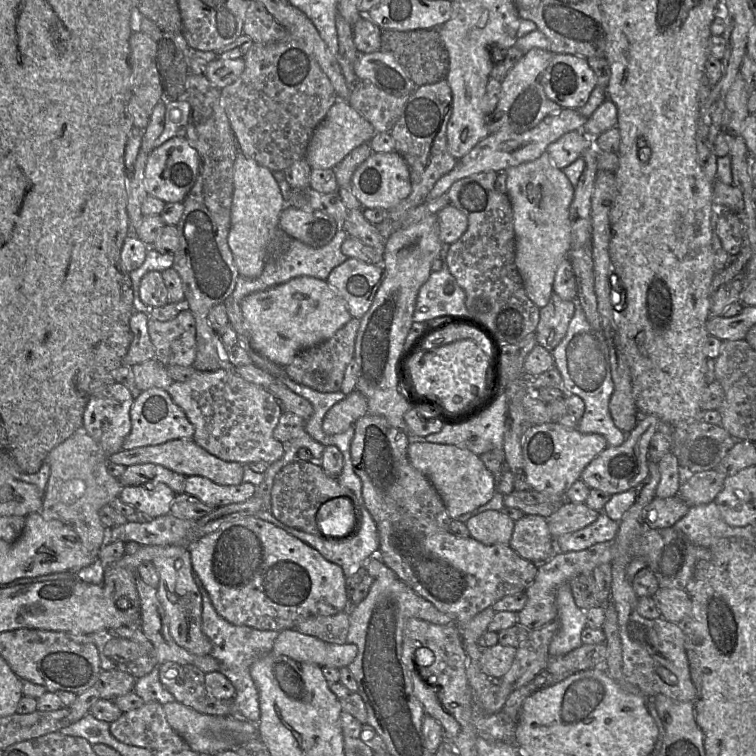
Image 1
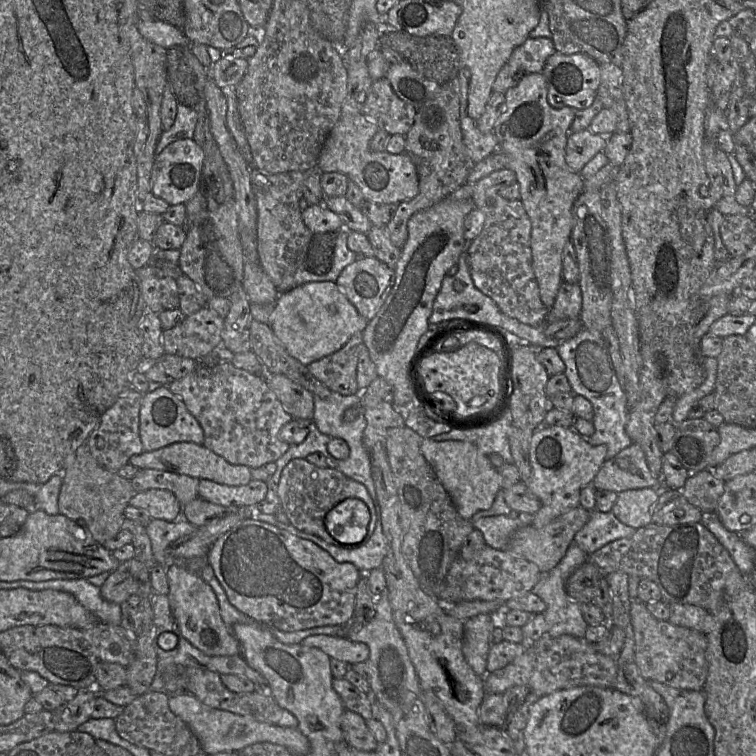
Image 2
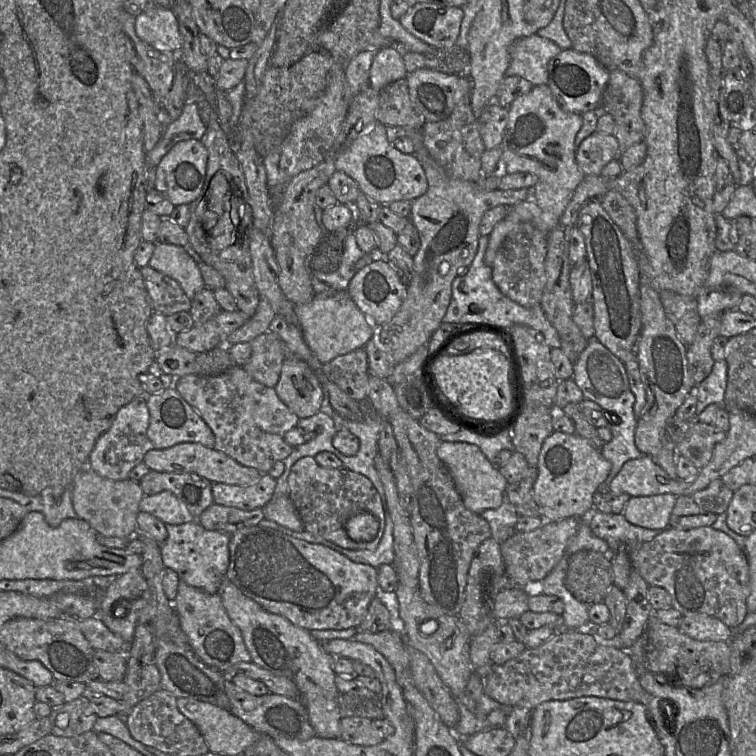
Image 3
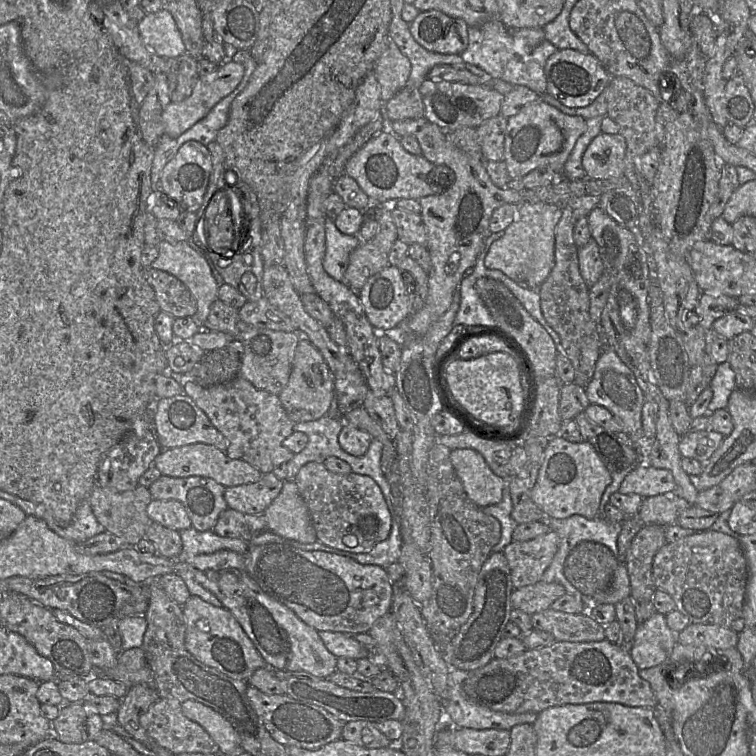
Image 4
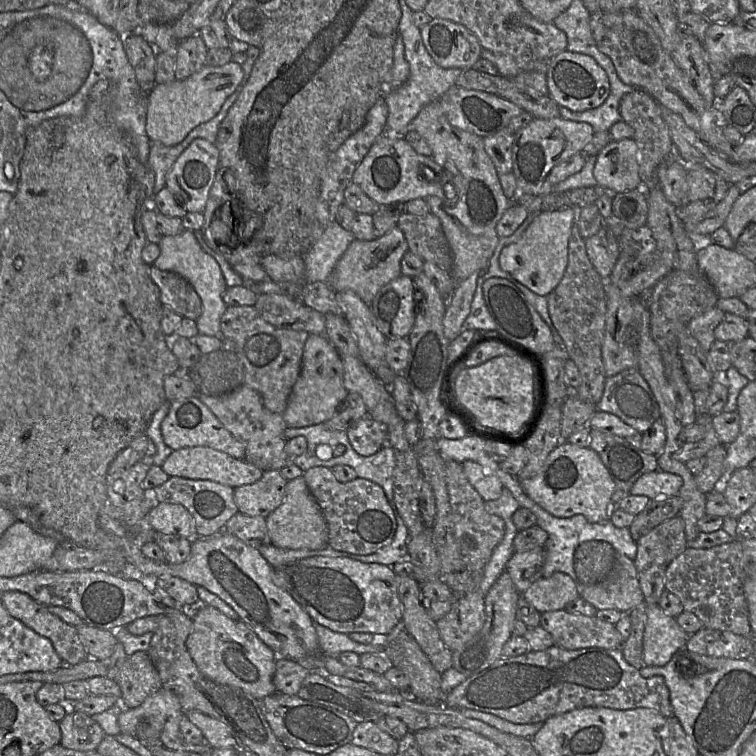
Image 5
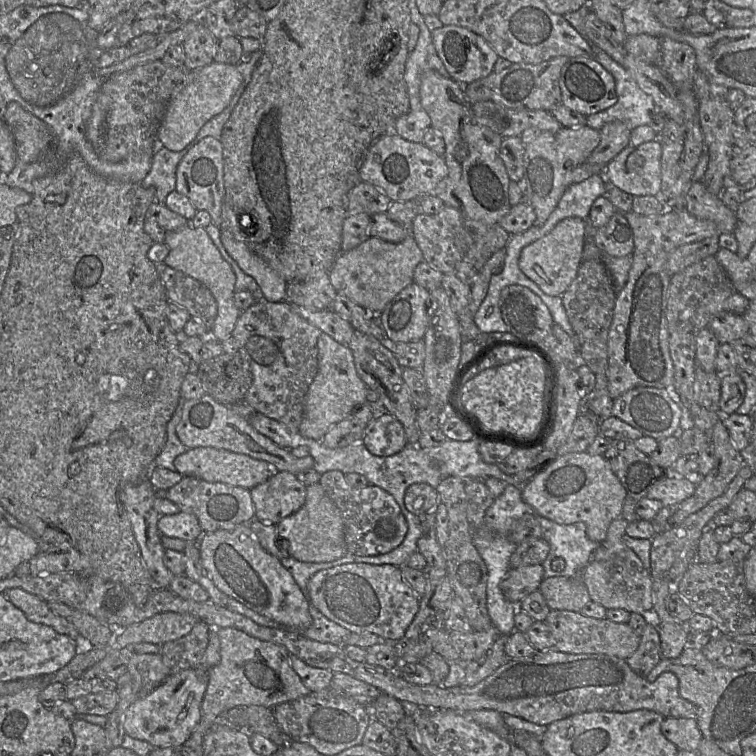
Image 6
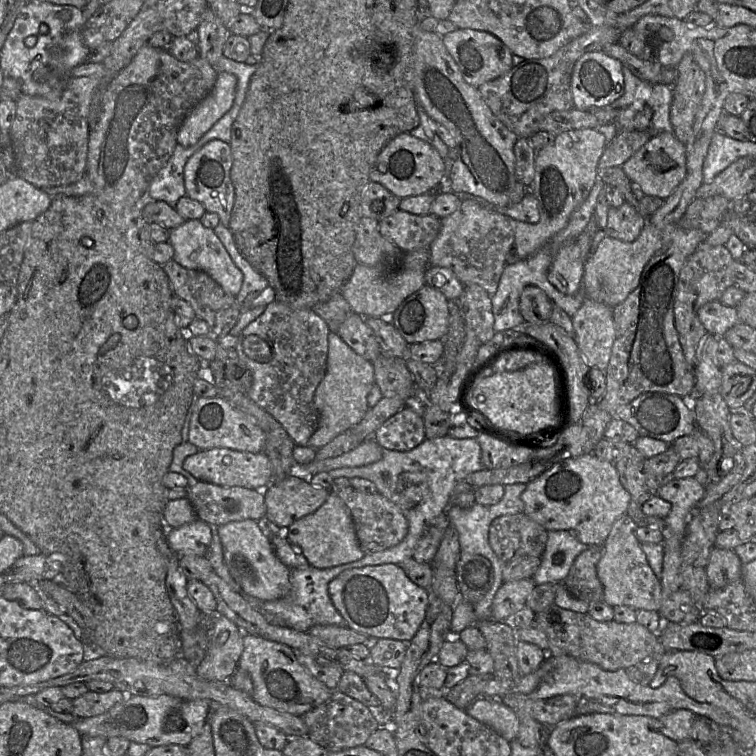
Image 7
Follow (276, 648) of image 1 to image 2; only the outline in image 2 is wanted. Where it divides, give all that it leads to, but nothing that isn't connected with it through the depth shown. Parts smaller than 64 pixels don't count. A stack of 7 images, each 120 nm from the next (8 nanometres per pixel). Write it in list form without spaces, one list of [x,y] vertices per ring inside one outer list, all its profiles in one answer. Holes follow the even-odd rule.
[[[312,635],[304,638],[301,645],[314,647],[325,652],[330,658],[349,665],[364,662],[369,658],[369,647],[362,642],[353,642],[347,637]]]

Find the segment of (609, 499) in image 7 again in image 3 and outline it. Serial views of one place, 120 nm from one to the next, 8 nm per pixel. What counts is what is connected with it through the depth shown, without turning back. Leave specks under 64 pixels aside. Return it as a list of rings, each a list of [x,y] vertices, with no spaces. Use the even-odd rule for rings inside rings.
[[[553,431],[544,440],[539,452],[537,476],[533,485],[533,499],[539,508],[540,517],[545,521],[569,517],[587,521],[587,516],[594,510],[594,494],[610,471],[610,462],[586,439],[576,433]]]

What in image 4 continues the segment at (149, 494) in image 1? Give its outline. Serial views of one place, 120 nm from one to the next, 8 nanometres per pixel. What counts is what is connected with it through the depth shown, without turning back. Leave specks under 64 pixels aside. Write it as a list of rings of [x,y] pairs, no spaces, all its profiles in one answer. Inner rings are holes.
[[[152,499],[147,506],[147,515],[151,522],[159,523],[176,531],[187,529],[192,526],[183,504],[174,499]]]

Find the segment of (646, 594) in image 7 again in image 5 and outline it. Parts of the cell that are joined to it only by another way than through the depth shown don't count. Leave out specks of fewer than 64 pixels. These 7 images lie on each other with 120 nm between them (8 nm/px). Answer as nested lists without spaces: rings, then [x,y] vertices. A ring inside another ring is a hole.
[[[616,554],[609,575],[593,585],[577,584],[579,595],[597,610],[617,610],[629,613],[645,605],[634,561]]]

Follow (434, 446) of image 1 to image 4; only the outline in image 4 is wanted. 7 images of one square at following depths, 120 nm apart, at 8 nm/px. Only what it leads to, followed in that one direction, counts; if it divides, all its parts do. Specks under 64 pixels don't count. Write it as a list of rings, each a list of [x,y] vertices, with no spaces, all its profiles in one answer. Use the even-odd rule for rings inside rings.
[[[454,449],[450,460],[469,499],[478,507],[495,505],[502,500],[506,480],[495,475],[483,456],[474,449]]]

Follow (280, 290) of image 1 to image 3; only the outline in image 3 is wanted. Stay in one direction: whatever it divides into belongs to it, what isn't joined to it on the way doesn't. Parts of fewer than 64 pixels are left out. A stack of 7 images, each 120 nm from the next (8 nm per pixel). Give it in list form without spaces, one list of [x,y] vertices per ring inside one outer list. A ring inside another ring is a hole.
[[[331,289],[316,293],[309,303],[295,305],[294,309],[305,342],[322,364],[365,348],[374,336],[374,325],[358,309],[346,290]]]

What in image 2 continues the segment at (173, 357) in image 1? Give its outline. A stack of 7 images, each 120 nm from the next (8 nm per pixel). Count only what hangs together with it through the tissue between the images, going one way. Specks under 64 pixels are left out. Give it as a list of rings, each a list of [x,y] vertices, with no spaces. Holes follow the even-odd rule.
[[[206,306],[186,316],[177,326],[163,330],[164,351],[166,354],[199,359],[222,347],[223,328],[224,319]]]

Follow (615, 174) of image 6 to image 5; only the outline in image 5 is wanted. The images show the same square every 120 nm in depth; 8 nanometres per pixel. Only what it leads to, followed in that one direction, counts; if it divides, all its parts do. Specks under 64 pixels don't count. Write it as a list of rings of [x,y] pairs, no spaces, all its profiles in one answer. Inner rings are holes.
[[[630,138],[609,142],[596,156],[593,173],[598,185],[611,193],[642,189],[636,141]]]

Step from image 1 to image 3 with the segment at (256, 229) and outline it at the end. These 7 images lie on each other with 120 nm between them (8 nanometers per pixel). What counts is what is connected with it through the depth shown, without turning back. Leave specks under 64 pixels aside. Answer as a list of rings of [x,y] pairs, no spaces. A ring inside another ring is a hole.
[[[261,297],[254,316],[227,338],[226,345],[251,343],[256,337],[266,332],[274,317],[275,313],[271,304],[267,299]]]

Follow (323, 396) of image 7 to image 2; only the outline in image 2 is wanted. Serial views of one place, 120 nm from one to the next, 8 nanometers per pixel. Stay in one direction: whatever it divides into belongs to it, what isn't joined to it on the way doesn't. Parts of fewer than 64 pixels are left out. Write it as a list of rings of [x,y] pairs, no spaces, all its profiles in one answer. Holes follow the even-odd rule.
[[[266,372],[266,377],[263,378],[287,413],[293,418],[312,419],[313,393],[284,375],[267,374]]]

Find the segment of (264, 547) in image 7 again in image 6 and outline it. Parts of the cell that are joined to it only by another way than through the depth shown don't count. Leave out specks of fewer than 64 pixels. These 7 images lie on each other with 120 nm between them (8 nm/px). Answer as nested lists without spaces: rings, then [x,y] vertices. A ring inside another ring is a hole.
[[[249,524],[238,525],[233,529],[203,533],[199,542],[199,552],[203,568],[221,592],[254,612],[277,622],[280,627],[287,630],[303,632],[311,625],[310,602],[307,595],[300,589],[290,571],[281,564],[281,560],[268,553],[260,545]]]

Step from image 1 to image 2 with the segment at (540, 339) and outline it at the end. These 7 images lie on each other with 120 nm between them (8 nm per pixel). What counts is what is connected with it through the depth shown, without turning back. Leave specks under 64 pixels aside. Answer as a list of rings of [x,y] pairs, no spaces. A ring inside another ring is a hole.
[[[562,282],[545,322],[577,319],[582,309],[582,293],[578,283]]]

